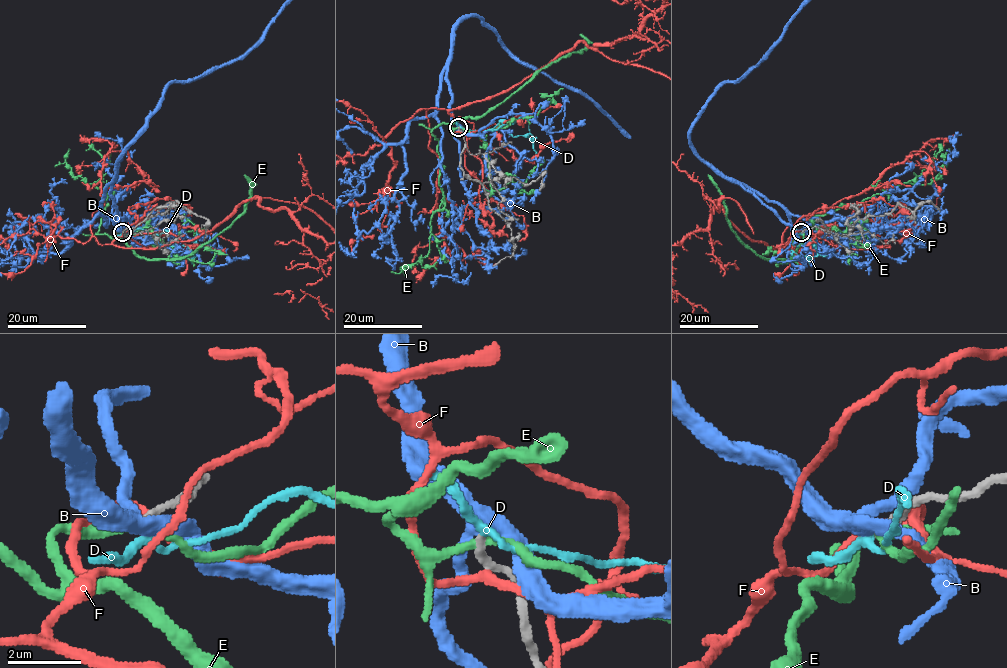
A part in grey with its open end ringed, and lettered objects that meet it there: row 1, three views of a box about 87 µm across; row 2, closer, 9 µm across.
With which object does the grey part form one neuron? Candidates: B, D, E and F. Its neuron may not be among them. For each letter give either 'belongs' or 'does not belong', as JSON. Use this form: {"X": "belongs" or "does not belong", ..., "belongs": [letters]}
{"B": "does not belong", "D": "belongs", "E": "does not belong", "F": "does not belong", "belongs": ["D"]}

